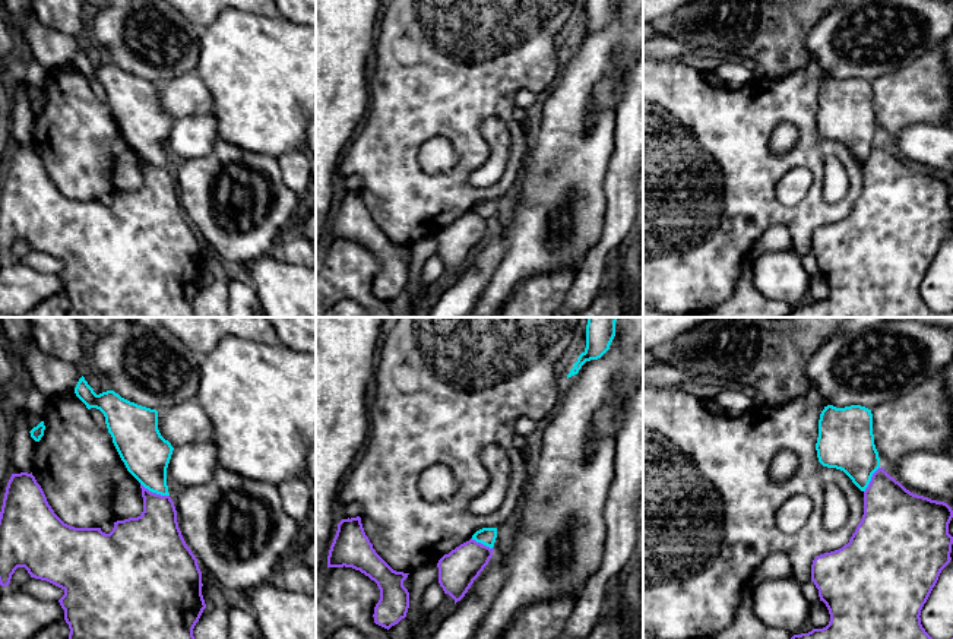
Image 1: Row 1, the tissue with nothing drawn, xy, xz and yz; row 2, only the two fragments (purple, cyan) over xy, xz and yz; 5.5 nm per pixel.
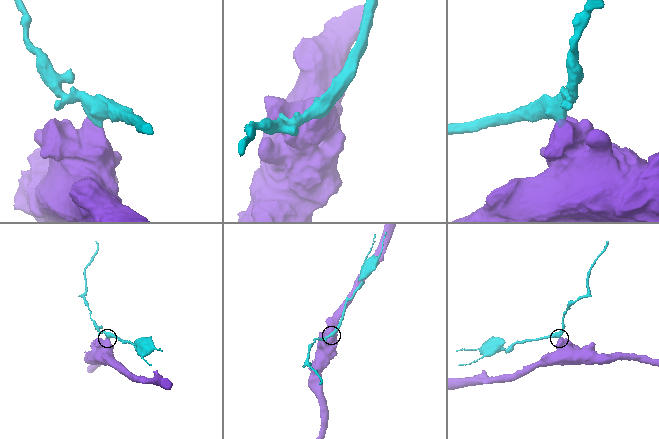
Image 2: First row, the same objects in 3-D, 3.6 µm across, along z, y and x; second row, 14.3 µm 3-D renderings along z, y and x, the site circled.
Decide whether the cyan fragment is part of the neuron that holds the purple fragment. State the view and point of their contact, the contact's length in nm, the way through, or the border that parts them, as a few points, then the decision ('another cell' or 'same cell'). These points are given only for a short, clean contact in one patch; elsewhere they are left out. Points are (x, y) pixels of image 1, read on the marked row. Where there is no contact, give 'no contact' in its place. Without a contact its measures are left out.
xy (155, 493) | 180 nm | along xy (141, 483), (152, 492), (168, 496) | another cell

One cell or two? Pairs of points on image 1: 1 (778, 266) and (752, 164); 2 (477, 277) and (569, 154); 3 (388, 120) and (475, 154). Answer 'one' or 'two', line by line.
1: two
2: two
3: one

